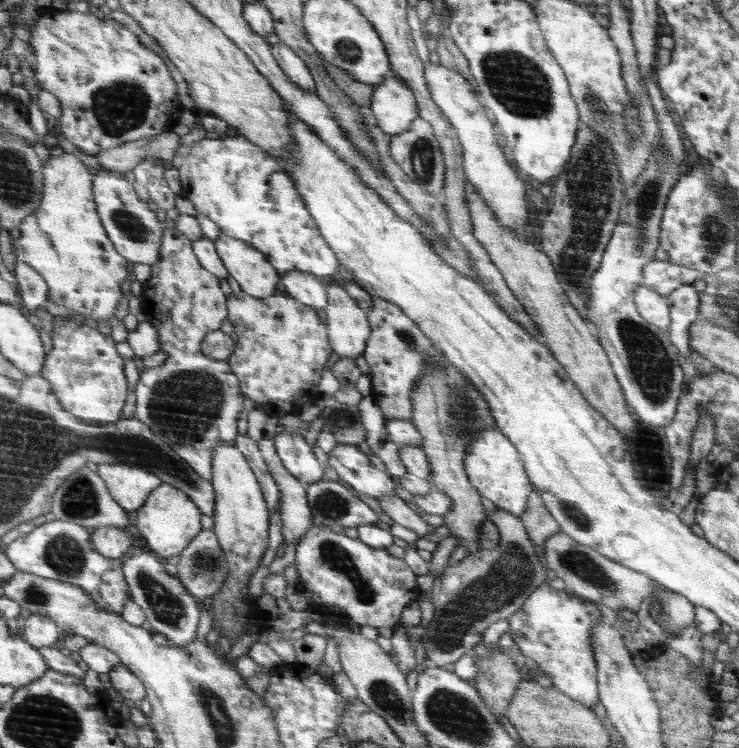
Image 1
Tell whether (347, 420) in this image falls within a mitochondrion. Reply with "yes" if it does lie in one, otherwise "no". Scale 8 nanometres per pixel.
yes

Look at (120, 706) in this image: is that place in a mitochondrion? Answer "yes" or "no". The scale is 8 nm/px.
no

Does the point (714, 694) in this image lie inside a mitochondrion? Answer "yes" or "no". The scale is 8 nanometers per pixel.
no

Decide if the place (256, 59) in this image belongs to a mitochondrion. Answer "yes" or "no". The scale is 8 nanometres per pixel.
no

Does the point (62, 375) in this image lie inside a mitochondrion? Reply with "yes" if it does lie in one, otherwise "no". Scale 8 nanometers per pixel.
no

